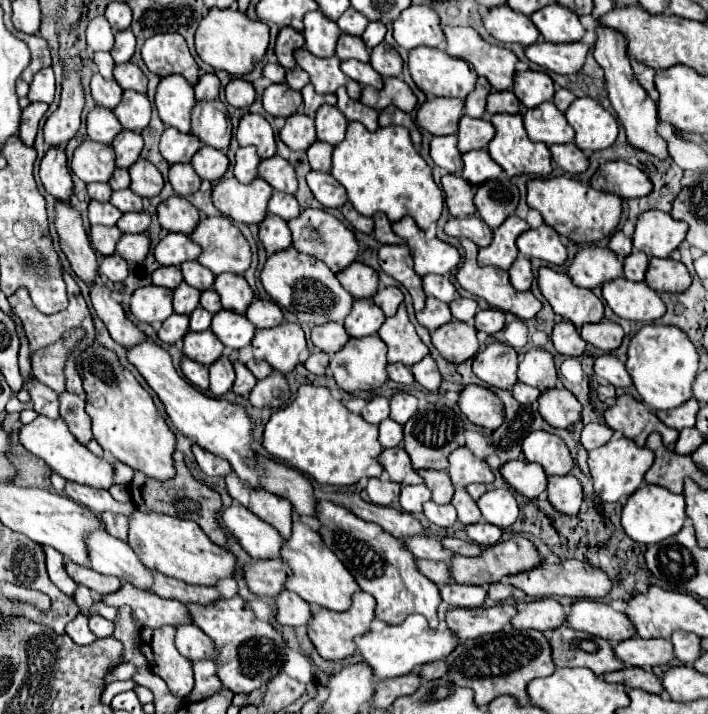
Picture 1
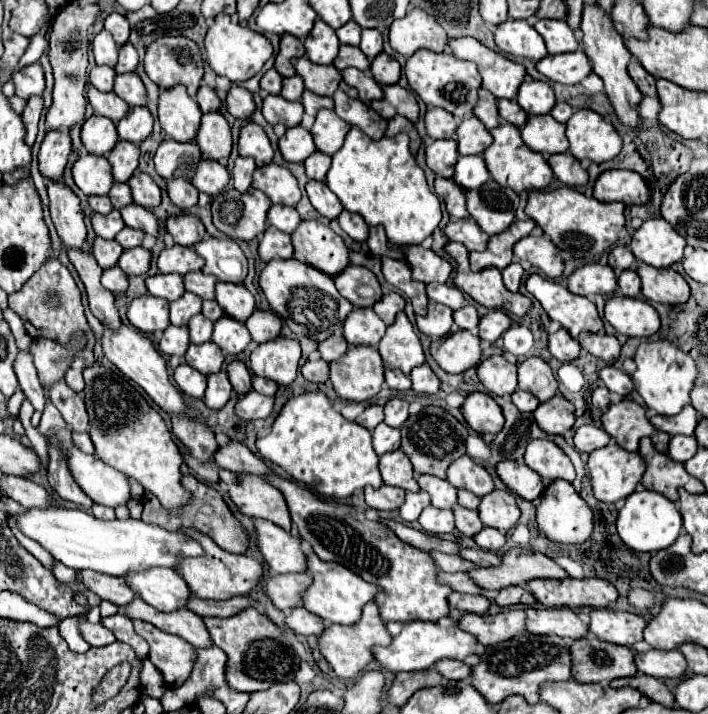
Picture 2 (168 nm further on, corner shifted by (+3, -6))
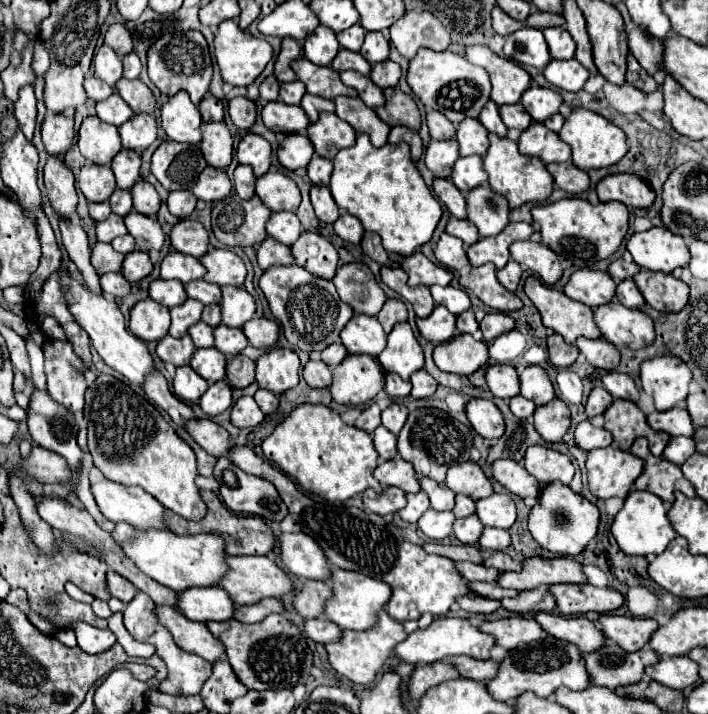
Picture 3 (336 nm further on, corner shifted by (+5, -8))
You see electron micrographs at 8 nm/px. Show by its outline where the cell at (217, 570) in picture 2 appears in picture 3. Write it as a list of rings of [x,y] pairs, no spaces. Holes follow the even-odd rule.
[[[229,556],[229,572],[221,588],[229,592],[235,604],[257,604],[263,598],[281,598],[295,590],[293,580],[267,556]]]

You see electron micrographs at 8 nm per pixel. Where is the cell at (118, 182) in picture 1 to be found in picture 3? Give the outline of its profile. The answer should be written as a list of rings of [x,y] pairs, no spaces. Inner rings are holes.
[[[115,190],[109,198],[109,204],[111,204],[111,210],[119,216],[127,216],[131,210],[133,210],[133,202],[131,202],[131,194],[127,190]]]

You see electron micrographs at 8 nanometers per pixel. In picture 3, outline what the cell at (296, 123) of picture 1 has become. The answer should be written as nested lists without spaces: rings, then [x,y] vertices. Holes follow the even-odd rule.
[[[287,134],[287,138],[281,142],[281,146],[277,150],[277,158],[279,158],[281,166],[287,170],[293,170],[293,172],[299,168],[307,168],[313,154],[315,154],[313,144],[303,134]]]

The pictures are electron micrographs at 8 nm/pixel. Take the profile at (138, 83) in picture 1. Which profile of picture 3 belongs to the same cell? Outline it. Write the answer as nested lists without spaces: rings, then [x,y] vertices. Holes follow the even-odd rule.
[[[121,78],[117,82],[117,92],[131,106],[131,110],[135,114],[143,114],[143,112],[151,114],[155,110],[155,106],[157,106],[153,92],[141,80]]]

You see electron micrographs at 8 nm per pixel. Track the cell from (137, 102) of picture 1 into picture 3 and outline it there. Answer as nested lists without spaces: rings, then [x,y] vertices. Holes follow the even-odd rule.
[[[135,114],[125,124],[119,126],[123,148],[143,152],[157,138],[157,122],[151,114]]]

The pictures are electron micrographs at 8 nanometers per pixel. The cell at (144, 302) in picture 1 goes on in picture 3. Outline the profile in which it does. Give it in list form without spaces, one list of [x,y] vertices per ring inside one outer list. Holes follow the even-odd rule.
[[[151,298],[141,300],[131,310],[129,328],[137,338],[145,342],[161,340],[169,330],[169,308],[157,304]]]

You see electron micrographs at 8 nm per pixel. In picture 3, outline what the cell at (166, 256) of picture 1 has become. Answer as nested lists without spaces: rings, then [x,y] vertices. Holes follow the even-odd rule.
[[[171,252],[161,262],[161,278],[165,278],[165,280],[175,278],[175,280],[181,280],[183,284],[187,284],[187,282],[199,280],[203,276],[205,276],[205,266],[193,256]]]

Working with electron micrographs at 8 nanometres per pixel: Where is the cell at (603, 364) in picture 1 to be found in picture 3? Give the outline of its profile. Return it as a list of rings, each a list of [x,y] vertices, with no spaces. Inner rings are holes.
[[[609,372],[603,376],[603,386],[605,386],[605,390],[611,392],[613,398],[623,398],[623,400],[631,400],[631,402],[639,400],[639,388],[635,386],[633,378],[627,374]]]

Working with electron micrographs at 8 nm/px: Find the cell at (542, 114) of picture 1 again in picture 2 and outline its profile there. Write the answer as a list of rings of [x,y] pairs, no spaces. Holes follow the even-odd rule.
[[[549,114],[545,116],[529,116],[527,126],[521,130],[523,142],[541,154],[559,154],[569,150],[569,142],[565,136],[565,124],[555,122]]]

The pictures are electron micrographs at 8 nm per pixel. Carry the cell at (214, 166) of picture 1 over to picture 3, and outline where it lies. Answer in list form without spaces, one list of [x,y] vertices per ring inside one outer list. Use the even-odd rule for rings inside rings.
[[[207,166],[197,184],[193,186],[193,194],[203,202],[217,202],[223,200],[231,192],[231,182],[225,174],[225,170],[217,170],[213,166]]]

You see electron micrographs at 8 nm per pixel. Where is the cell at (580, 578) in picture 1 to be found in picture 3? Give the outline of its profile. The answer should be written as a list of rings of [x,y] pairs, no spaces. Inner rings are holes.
[[[557,584],[551,586],[557,606],[565,616],[581,616],[587,612],[609,614],[623,606],[625,598],[613,588],[597,588],[591,584]]]

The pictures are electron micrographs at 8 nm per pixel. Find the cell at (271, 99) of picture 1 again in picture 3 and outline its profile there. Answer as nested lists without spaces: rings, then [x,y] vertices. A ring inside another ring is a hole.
[[[281,100],[269,102],[263,108],[261,118],[269,130],[283,132],[283,134],[299,134],[309,126],[309,118],[305,116],[301,106],[289,106]]]

